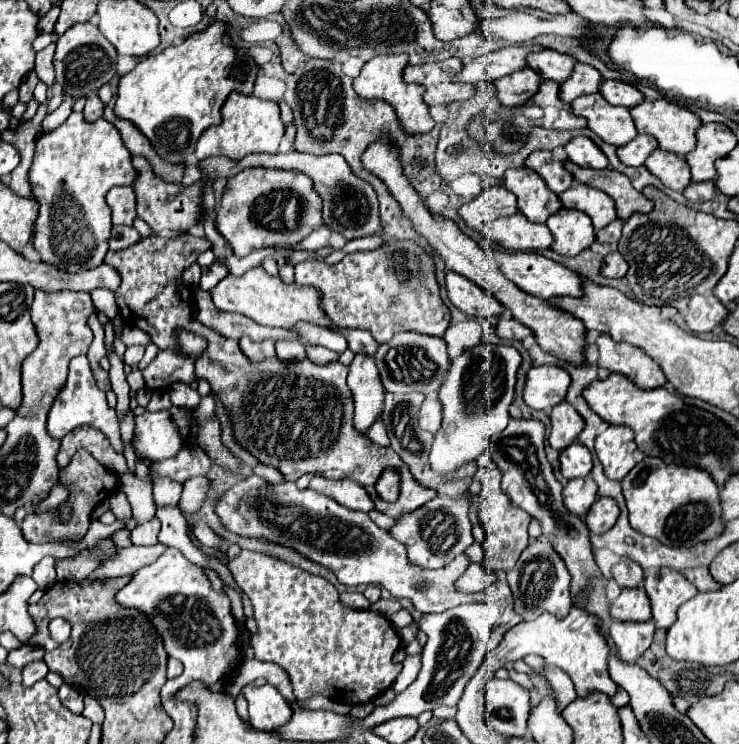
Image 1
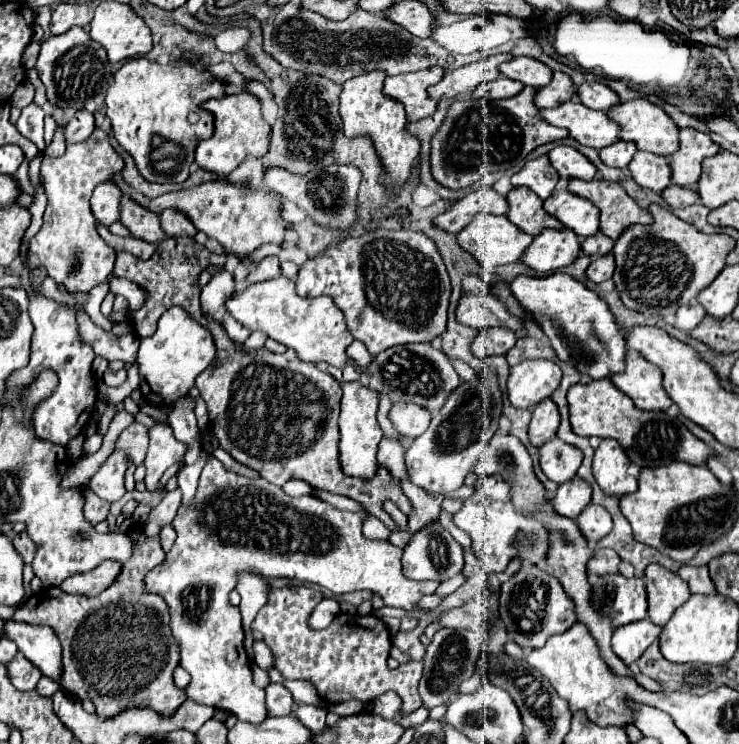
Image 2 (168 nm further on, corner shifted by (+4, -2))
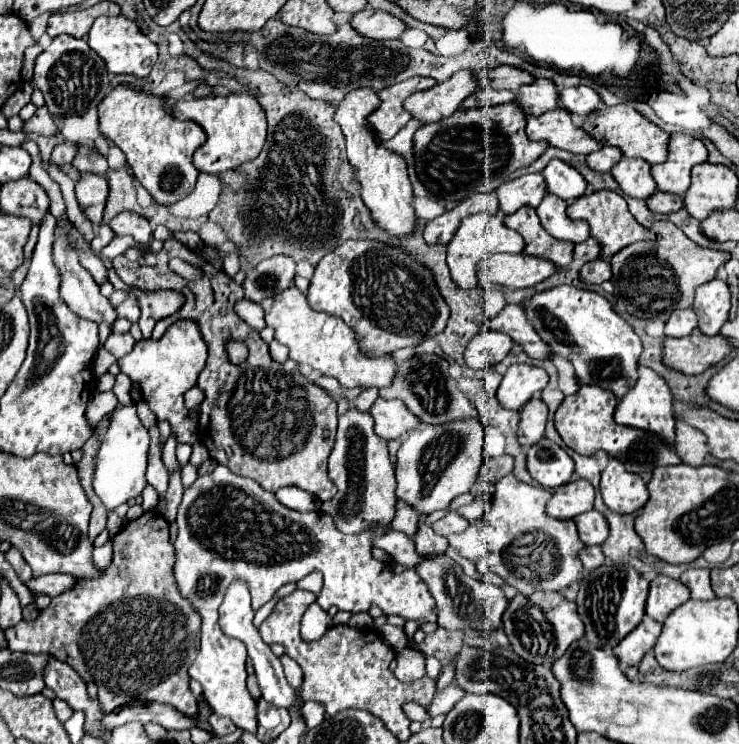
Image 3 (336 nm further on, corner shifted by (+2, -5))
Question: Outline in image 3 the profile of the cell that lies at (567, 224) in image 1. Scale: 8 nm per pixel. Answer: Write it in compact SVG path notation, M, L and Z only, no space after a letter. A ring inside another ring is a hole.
M498 253L482 261L478 277L484 289L492 289L494 285L520 289L532 287L556 271L558 267L544 257L532 257L524 253Z

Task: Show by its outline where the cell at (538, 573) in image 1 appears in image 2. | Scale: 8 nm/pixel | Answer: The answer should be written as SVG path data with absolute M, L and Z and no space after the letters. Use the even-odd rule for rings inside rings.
M540 566L522 568L506 584L502 584L498 602L500 620L506 626L510 640L514 640L522 648L542 648L550 636L566 632L578 622L574 614L574 602L570 602L560 582L554 576L546 574Z

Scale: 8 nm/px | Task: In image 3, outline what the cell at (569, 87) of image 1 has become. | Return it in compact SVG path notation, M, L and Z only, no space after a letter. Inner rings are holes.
M536 79L532 85L524 85L524 89L518 91L516 101L520 103L526 115L542 115L558 107L560 93L554 81Z

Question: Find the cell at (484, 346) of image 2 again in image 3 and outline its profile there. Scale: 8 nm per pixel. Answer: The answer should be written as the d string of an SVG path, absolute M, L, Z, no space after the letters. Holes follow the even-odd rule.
M486 329L468 343L464 351L464 361L472 369L486 369L500 363L508 355L512 345L514 341L508 335L498 333L494 329Z

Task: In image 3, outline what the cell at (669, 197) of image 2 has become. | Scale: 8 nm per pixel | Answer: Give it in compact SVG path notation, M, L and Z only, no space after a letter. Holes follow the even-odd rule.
M656 191L652 197L646 199L646 203L650 211L656 211L656 213L674 213L684 207L684 201L680 195L664 193L664 191Z

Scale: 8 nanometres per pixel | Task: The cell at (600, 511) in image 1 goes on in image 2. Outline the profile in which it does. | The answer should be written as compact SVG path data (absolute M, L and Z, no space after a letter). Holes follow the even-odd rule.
M590 504L578 516L578 526L588 542L598 542L612 530L612 518L606 508Z

